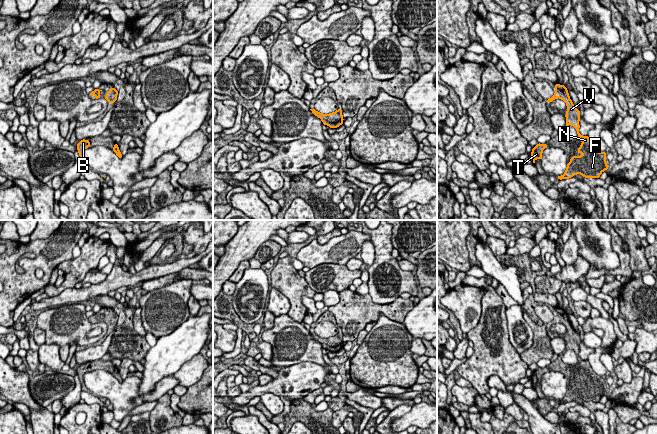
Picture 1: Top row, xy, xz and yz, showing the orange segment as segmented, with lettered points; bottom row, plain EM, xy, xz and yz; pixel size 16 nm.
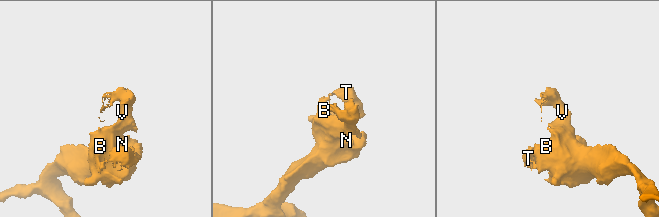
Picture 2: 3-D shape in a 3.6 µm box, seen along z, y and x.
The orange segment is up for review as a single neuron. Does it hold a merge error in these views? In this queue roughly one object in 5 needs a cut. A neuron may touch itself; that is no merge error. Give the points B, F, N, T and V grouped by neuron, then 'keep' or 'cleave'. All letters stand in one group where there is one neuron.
groups B F N T V; keep

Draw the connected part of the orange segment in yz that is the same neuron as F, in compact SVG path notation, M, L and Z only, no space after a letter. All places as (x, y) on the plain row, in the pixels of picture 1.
M555 308L555 317L546 326L552 326L555 323L562 323L567 330L566 335L566 348L575 351L579 363L582 368L578 372L578 376L582 377L582 380L573 380L570 386L567 388L565 397L562 400L557 400L559 404L569 403L576 398L581 398L585 402L600 402L603 395L608 393L606 387L606 376L597 375L592 369L588 360L582 360L579 357L579 345L580 345L580 335L575 331L572 324L569 321L567 312L564 309Z

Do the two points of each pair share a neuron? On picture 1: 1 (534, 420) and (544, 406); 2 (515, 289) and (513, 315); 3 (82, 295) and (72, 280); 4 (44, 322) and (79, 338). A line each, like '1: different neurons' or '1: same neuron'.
1: different neurons
2: different neurons
3: different neurons
4: same neuron

